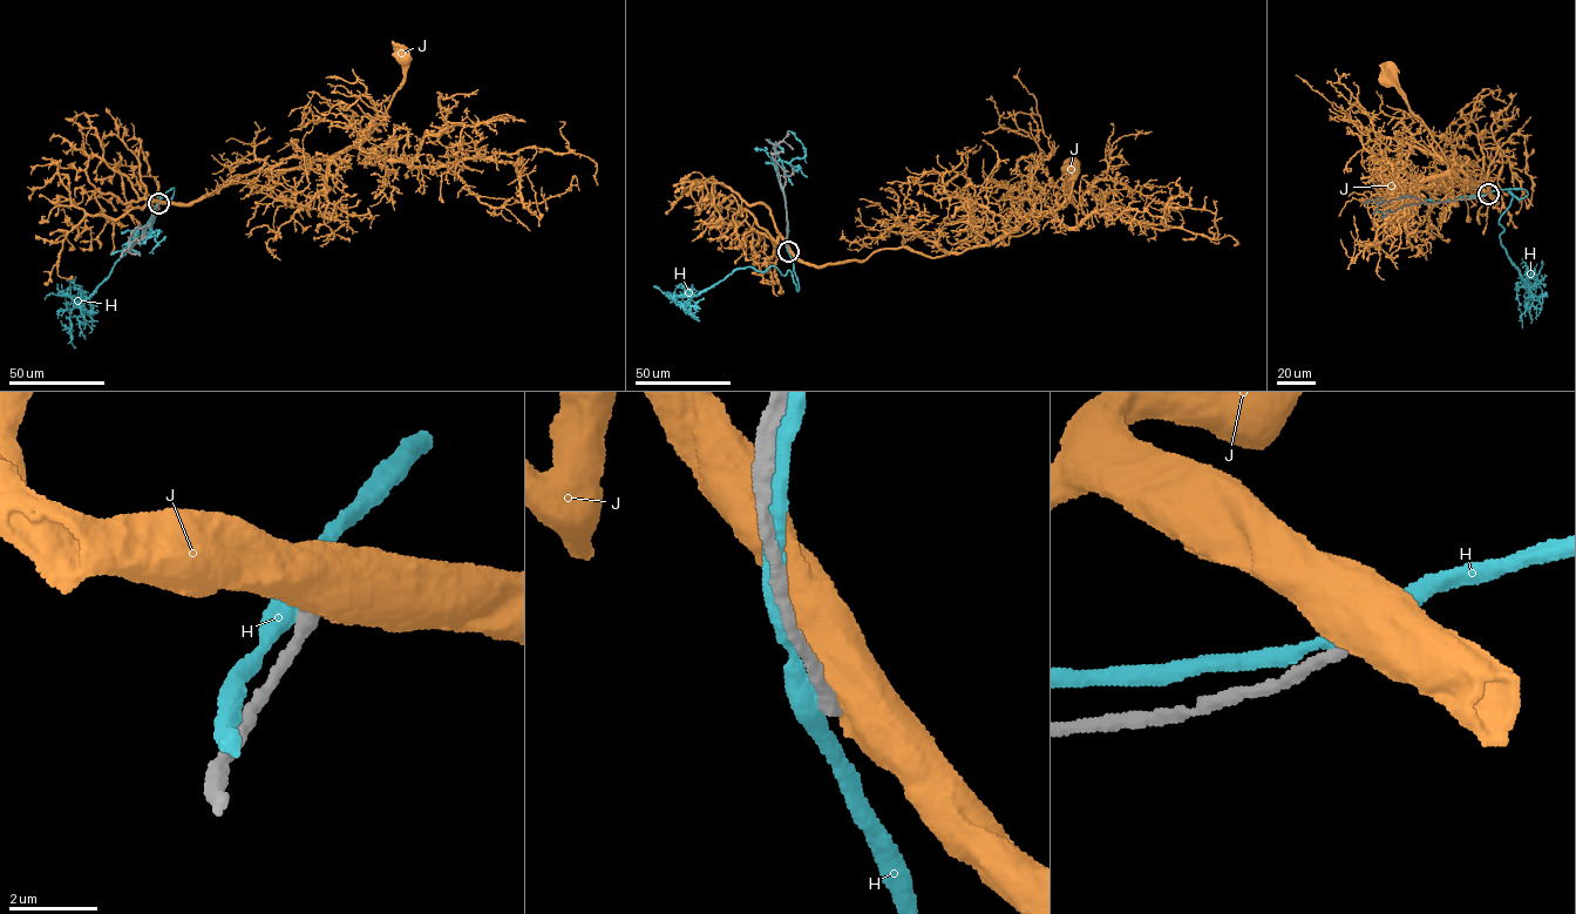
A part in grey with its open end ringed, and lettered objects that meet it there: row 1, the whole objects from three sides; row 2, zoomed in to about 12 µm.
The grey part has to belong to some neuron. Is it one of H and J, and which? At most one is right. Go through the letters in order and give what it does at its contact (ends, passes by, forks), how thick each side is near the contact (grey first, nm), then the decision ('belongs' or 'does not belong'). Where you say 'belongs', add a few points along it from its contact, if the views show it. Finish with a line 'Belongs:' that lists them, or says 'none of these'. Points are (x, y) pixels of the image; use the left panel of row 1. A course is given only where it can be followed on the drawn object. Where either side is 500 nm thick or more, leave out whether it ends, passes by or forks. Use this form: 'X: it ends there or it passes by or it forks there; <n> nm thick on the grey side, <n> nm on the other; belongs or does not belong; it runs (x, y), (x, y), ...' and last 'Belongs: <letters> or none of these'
H: 400 nm thick on the grey side, 500 nm on the other; does not belong
J: 360 nm thick on the grey side, 950 nm on the other; does not belong
Belongs: none of these

